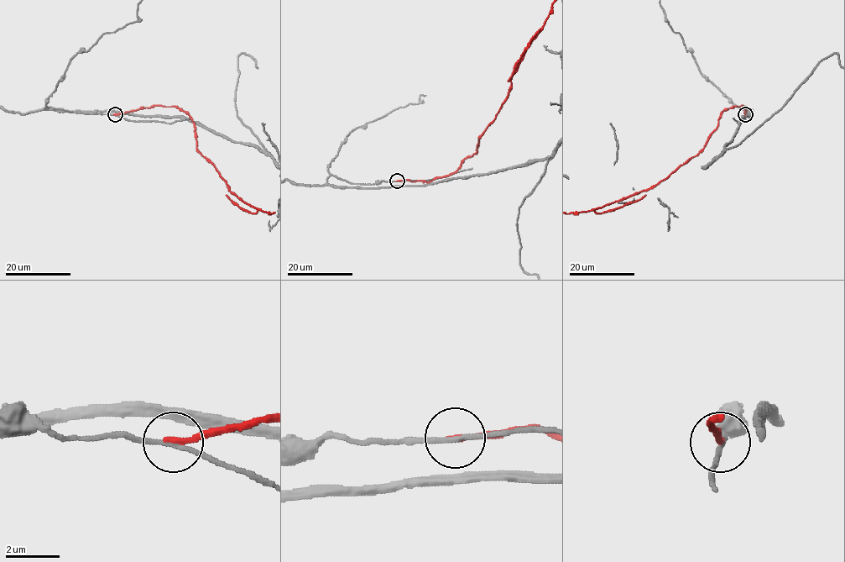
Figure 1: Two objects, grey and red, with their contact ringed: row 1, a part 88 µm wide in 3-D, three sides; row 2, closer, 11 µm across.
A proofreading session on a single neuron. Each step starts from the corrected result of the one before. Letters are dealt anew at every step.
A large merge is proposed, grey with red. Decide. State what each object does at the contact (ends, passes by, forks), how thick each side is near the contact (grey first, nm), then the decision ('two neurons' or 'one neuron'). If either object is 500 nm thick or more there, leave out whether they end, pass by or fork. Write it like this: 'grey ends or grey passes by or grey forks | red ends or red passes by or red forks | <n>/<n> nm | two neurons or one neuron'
grey passes by | red ends | 160/240 nm | two neurons

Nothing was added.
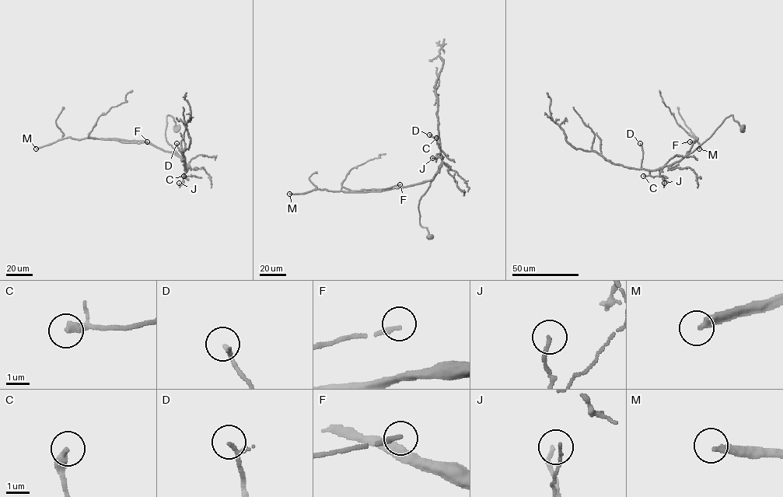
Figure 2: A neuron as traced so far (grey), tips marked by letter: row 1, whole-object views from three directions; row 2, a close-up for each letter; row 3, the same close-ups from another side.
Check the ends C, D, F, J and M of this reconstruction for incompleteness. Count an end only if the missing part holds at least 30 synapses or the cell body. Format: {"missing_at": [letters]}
{"missing_at": ["M"]}

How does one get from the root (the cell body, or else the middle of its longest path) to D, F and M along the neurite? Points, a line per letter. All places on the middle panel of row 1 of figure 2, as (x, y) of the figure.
D: (431, 236), (427, 228), (420, 223), (418, 204), (437, 171), (442, 156), (438, 135), (433, 137), (429, 134)
F: (431, 236), (420, 223), (418, 204), (431, 180), (380, 191), (341, 190), (400, 184)
M: (431, 236), (427, 228), (420, 223), (418, 204), (431, 180), (380, 191), (316, 189), (289, 194)

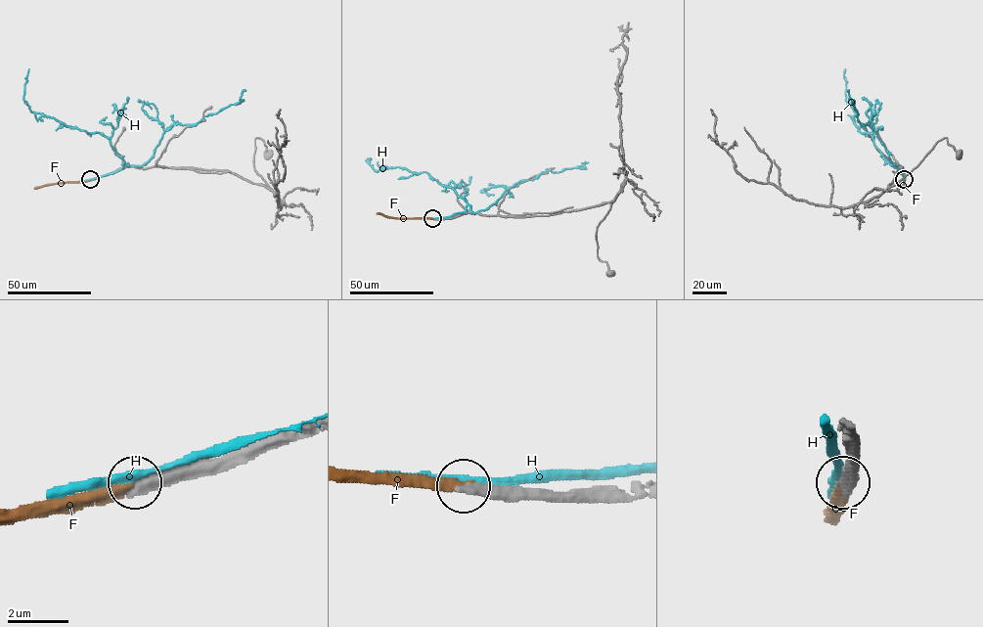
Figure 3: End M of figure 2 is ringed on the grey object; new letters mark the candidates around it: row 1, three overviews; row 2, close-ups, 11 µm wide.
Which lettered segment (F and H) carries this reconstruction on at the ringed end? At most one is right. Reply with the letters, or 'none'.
F

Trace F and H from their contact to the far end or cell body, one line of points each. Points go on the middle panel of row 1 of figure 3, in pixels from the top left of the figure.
F: (433, 218), (398, 218), (377, 213)
H: (434, 218), (464, 212), (467, 201), (425, 172), (399, 167), (375, 170), (366, 160), (371, 159)

